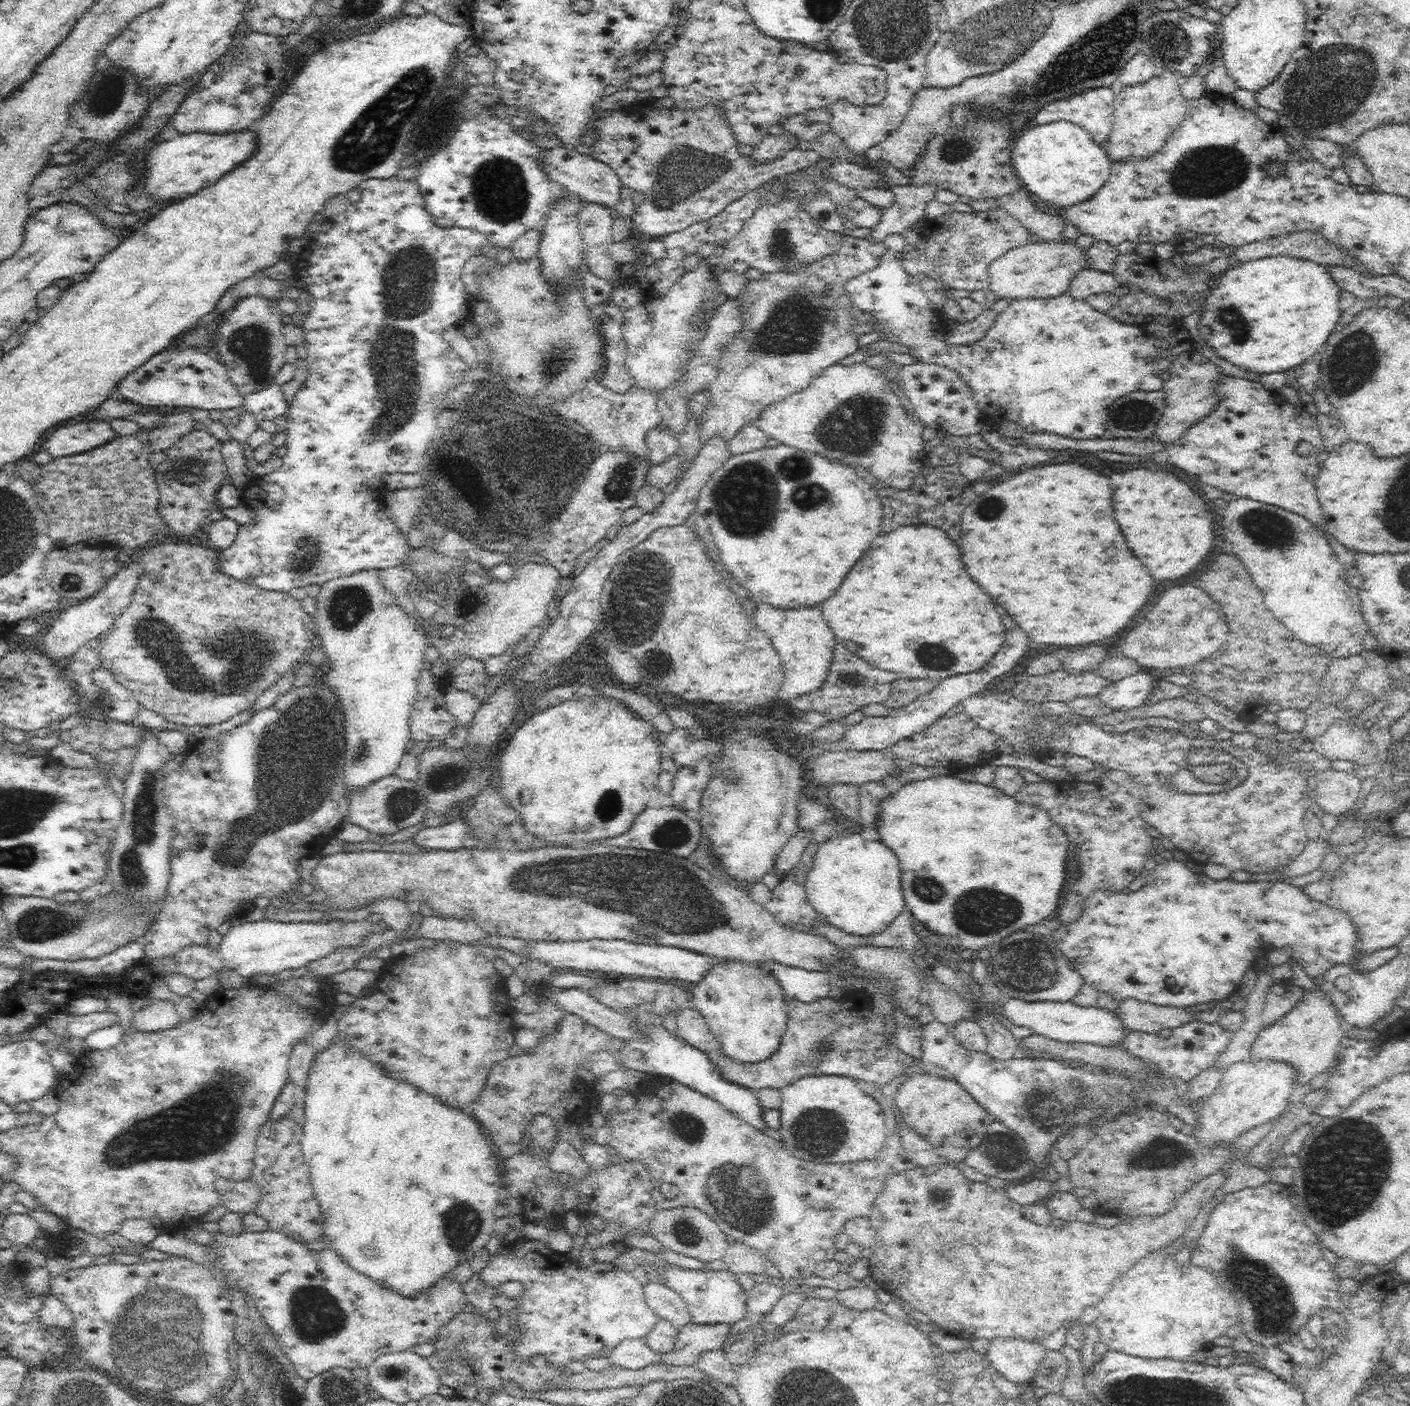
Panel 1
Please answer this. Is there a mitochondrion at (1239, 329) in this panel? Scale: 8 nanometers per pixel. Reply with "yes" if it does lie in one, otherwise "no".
yes

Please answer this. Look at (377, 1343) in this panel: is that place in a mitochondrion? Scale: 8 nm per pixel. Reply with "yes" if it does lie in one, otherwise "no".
no

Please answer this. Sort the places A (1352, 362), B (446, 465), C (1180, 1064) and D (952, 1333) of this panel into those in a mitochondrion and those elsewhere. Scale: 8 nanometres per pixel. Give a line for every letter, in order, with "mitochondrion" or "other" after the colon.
A: mitochondrion
B: other
C: other
D: other

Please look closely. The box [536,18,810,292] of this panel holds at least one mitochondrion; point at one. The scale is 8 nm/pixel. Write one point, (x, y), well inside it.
(686, 173)

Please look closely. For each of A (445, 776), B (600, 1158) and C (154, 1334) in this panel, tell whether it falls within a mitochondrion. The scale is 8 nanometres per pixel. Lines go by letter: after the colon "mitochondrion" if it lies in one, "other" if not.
A: mitochondrion
B: other
C: mitochondrion

